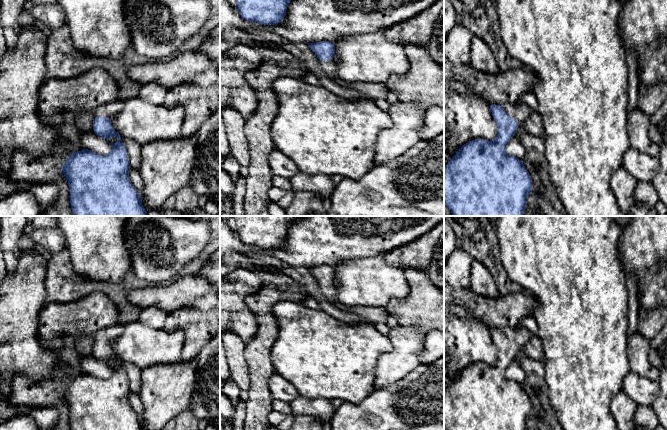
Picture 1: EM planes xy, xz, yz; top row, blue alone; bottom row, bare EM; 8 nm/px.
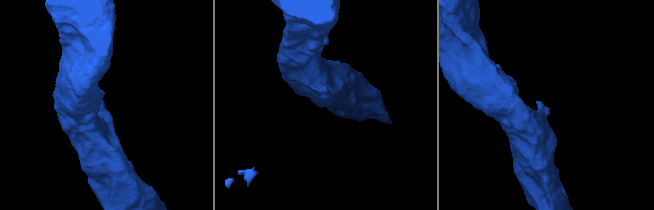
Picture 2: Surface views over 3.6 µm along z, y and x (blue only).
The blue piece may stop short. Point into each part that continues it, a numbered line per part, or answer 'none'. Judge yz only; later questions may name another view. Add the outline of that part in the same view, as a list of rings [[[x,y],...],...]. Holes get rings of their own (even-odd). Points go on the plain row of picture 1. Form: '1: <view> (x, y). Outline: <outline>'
1: yz (519, 335). Outline: [[[521,324],[514,329],[505,328],[503,332],[505,336],[518,347],[521,347],[534,336]]]

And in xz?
1: xz (329, 290). Outline: [[[335,280],[330,284],[322,285],[321,288],[328,301],[334,304],[337,301],[337,287]]]

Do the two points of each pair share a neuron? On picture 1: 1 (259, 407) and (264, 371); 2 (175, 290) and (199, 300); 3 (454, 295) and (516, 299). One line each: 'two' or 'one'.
1: one
2: one
3: one

